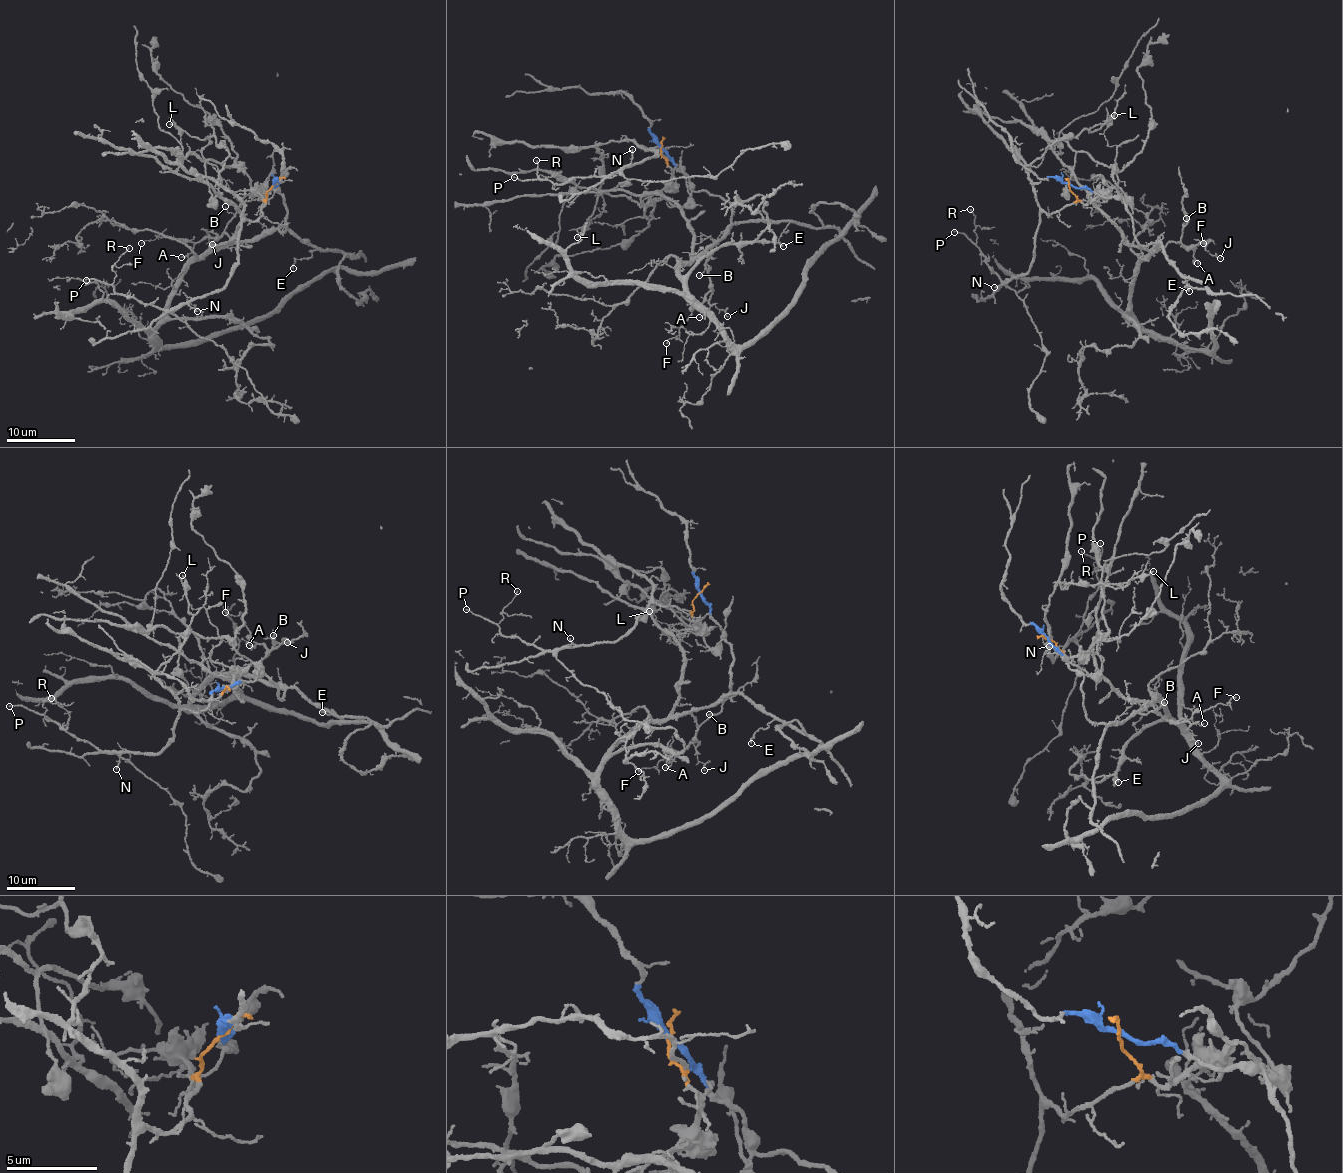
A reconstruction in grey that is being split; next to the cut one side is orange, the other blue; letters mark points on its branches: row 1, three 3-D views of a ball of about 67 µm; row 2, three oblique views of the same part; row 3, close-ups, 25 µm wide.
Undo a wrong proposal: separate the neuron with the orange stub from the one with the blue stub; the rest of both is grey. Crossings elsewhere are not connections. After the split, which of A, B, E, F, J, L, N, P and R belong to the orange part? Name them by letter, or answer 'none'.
L, N, P, R

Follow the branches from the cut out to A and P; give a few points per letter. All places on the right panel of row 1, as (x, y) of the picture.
A: (1069, 186), (1123, 201), (1134, 238), (1141, 244), (1153, 243), (1156, 251), (1177, 241), (1192, 246), (1197, 263)
P: (1069, 186), (1076, 199), (1049, 214), (1043, 211), (1026, 273), (1004, 283), (988, 268), (980, 249), (953, 231)

